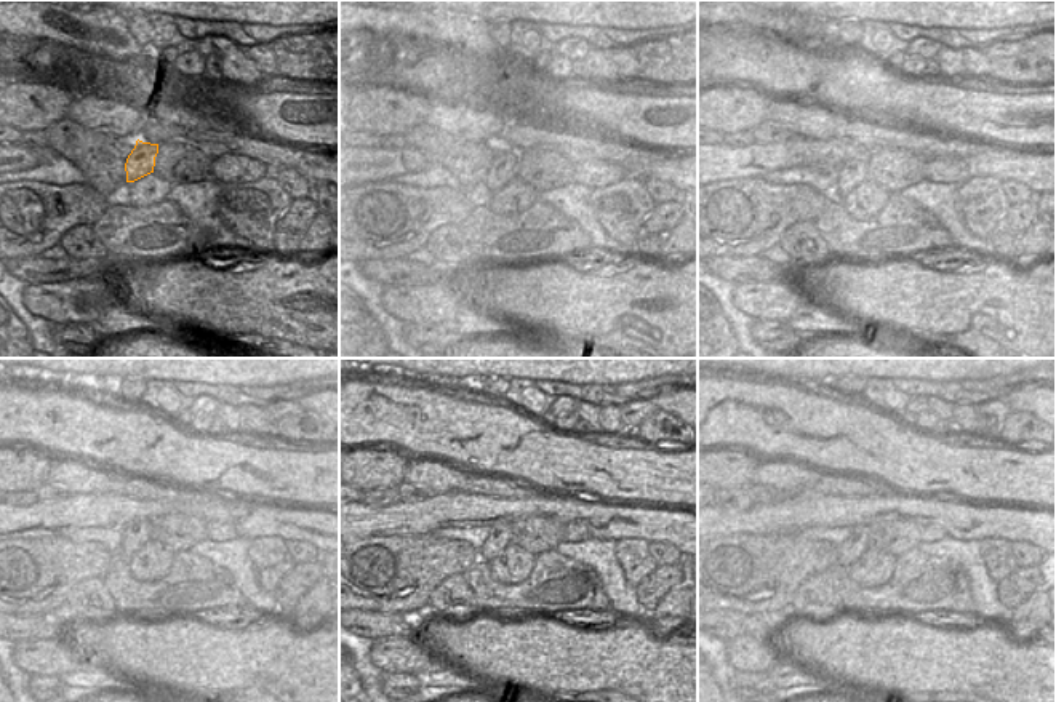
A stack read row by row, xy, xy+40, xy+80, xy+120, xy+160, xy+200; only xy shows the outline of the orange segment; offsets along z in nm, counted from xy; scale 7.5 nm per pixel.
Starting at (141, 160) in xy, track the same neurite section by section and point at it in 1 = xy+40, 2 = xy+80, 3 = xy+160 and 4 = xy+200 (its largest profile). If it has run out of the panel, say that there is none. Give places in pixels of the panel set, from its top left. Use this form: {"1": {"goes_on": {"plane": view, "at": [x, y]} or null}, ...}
{"1": {"goes_on": {"plane": "xy+40", "at": [503, 167]}}, "2": {"goes_on": {"plane": "xy+80", "at": [853, 173]}}, "3": {"goes_on": {"plane": "xy+160", "at": [498, 533]}}, "4": {"goes_on": {"plane": "xy+200", "at": [858, 531]}}}

